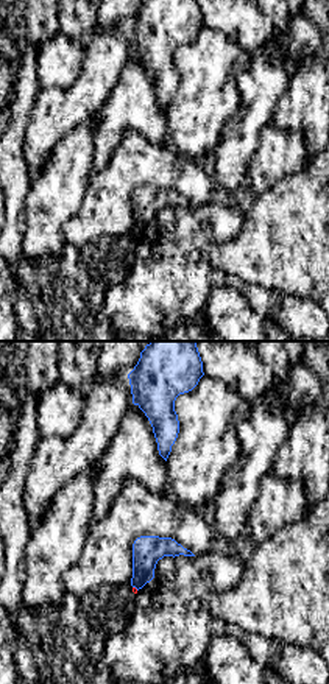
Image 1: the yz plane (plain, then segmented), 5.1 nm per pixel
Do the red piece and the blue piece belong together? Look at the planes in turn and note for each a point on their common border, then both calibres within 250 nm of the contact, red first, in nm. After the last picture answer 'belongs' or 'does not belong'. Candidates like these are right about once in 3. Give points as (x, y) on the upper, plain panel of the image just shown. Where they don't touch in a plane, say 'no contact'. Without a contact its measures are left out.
contact (134, 239); calibres 20 and 160 nm

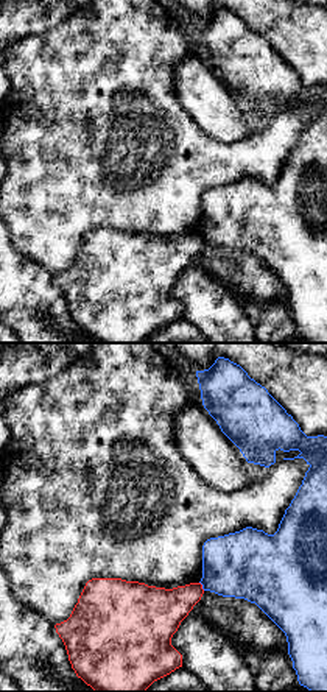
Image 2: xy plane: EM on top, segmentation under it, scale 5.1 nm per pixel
contact (201, 237); calibres 240 and 340 nm

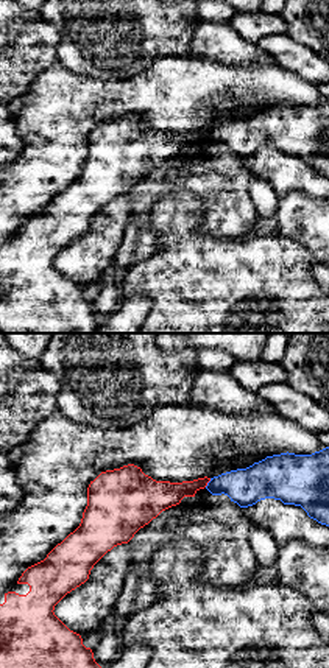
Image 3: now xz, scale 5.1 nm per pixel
contact (208, 133); calibres 140 and 190 nm

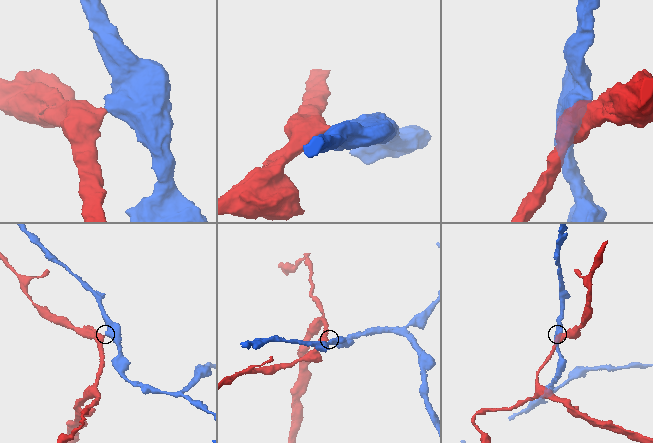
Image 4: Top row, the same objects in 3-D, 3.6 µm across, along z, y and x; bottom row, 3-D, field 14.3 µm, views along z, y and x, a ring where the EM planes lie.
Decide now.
does not belong

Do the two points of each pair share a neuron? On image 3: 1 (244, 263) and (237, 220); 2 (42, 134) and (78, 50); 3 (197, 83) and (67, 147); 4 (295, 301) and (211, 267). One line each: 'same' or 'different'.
1: different
2: different
3: same
4: same

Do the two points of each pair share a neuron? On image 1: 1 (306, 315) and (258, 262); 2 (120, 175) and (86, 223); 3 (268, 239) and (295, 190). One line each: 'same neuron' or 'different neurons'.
1: different neurons
2: same neuron
3: same neuron

